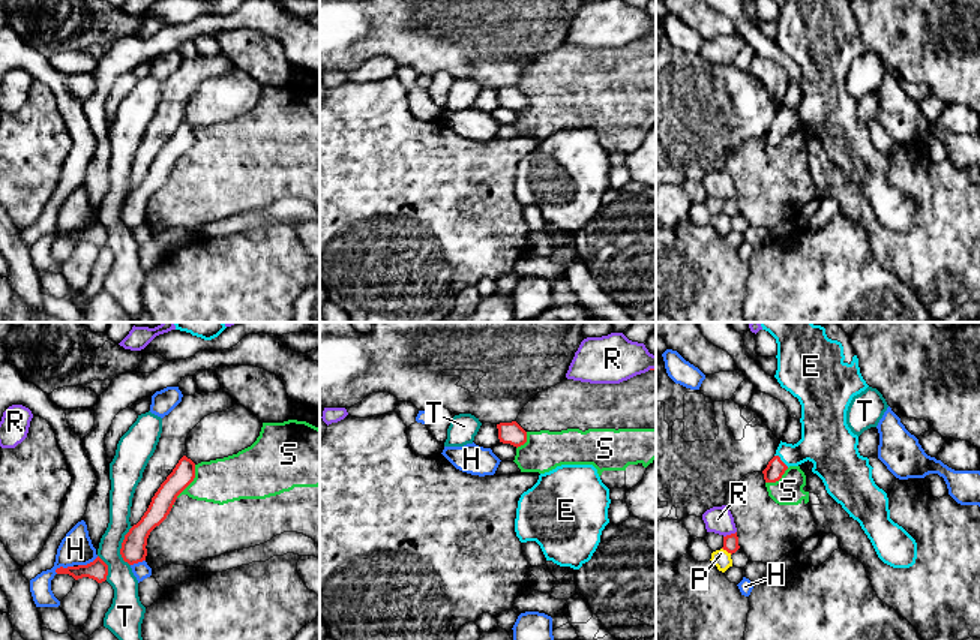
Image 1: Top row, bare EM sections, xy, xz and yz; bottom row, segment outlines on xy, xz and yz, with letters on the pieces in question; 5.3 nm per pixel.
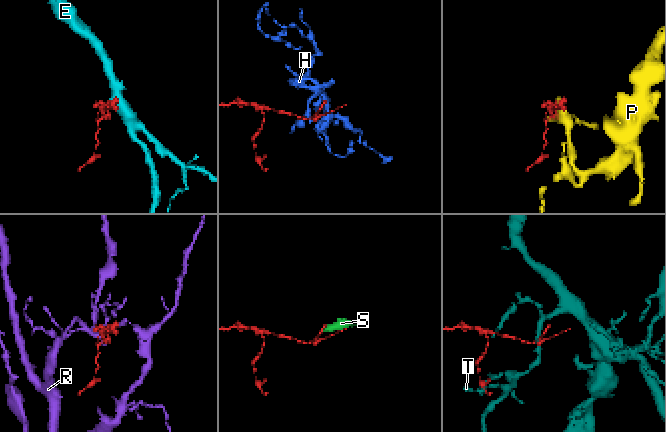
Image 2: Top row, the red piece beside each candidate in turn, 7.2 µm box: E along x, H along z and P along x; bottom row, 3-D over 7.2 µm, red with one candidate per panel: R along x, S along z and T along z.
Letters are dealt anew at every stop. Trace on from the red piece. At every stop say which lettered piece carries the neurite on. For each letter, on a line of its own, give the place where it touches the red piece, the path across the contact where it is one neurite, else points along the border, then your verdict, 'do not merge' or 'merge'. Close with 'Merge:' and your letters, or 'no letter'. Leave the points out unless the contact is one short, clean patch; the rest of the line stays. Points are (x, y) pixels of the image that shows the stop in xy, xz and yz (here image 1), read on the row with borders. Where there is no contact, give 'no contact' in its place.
E: meets red in yz at (781, 460); runs through yz (776, 468), (781, 460), (823, 442); merge
H: meets red in xy at (62, 567); do not merge
P: meets red in yz at (727, 550); do not merge
R: meets red in yz at (731, 534); do not merge
S: meets red in xy at (191, 481); border along xy (195, 465), (195, 477), (176, 496); do not merge
T: meets red in xy at (122, 546); do not merge
Merge: E

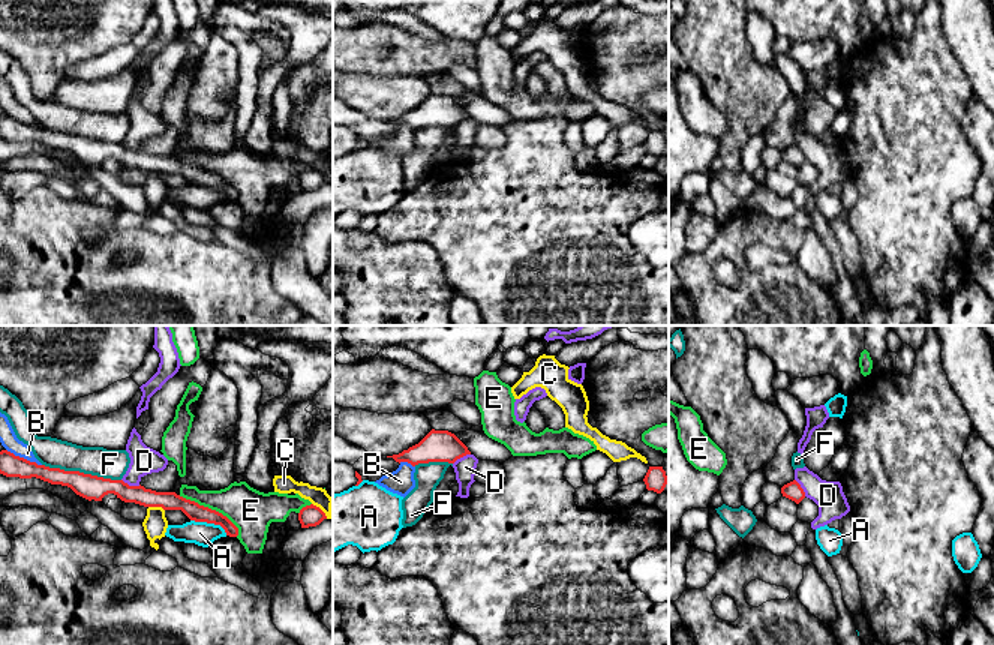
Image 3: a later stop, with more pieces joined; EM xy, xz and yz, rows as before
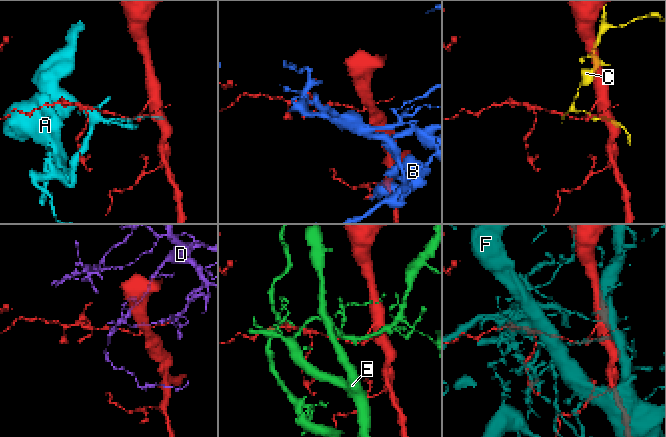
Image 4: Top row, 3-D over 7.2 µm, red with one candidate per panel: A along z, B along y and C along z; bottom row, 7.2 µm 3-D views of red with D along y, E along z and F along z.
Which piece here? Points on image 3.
A: meets red in xy at (210, 522); do not merge
B: meets red in xy at (23, 458); do not merge
C: meets red in xy at (156, 506); do not merge
D: meets red in xy at (131, 486); border along xy (122, 479), (129, 485), (140, 485); do not merge
E: meets red in xy at (210, 509); do not merge
F: meets red in xy at (81, 473); do not merge
Merge: no letter

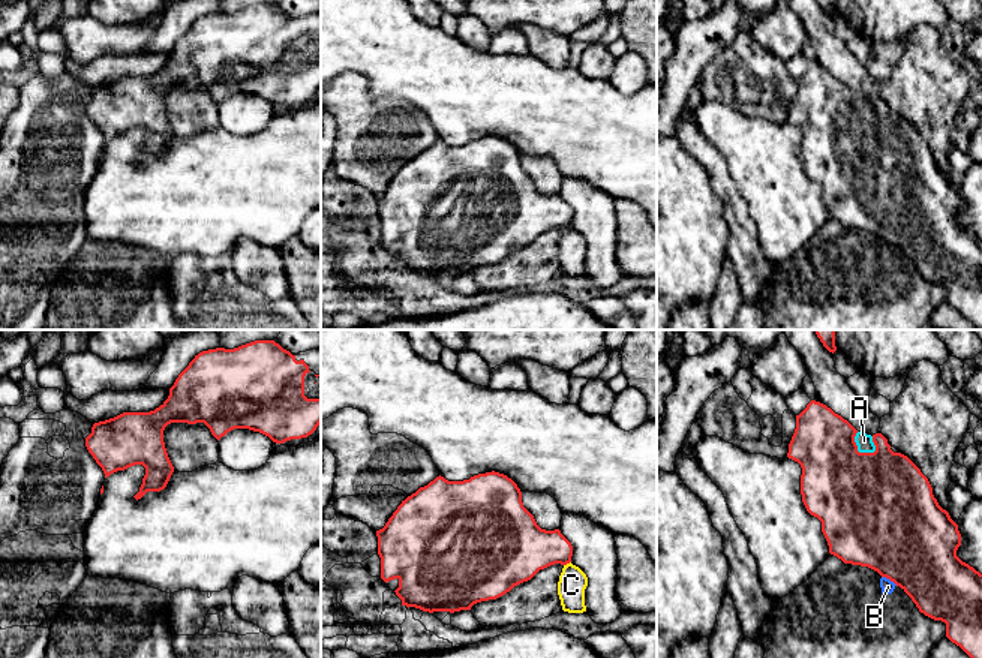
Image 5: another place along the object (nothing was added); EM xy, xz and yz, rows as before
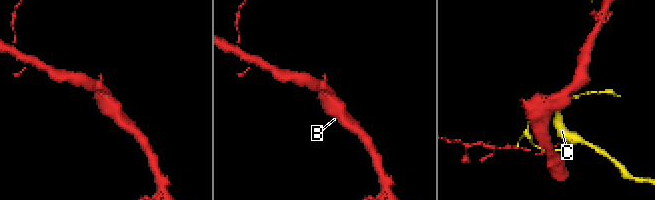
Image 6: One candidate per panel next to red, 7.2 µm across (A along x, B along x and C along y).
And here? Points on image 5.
A: meets red in yz at (856, 448); merge
B: meets red in yz at (889, 579); border along yz (882, 576), (897, 585); do not merge
C: meets red in xz at (567, 562); do not merge
Merge: A

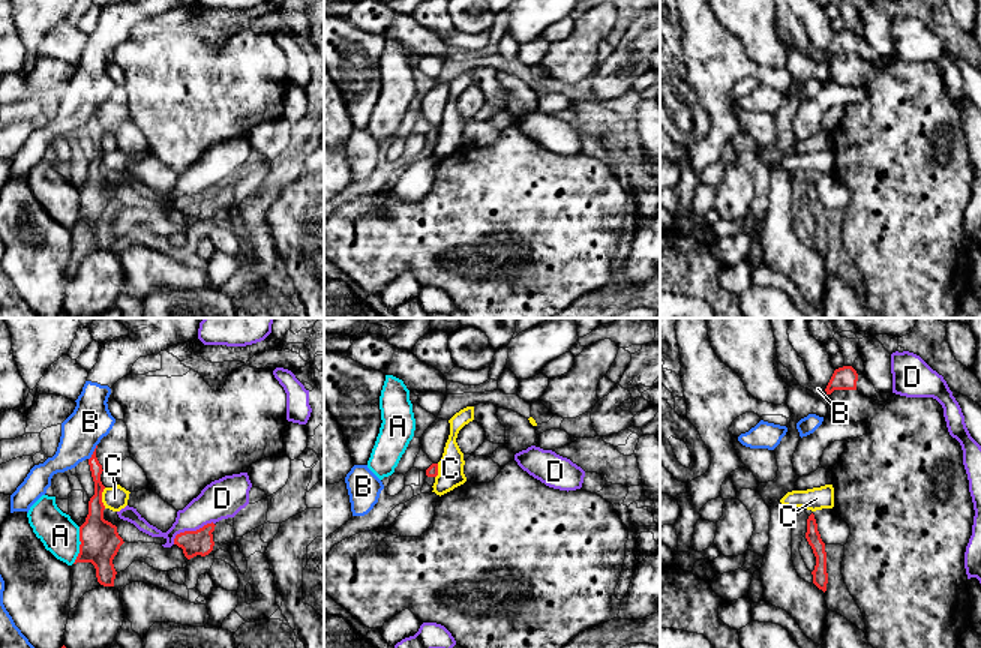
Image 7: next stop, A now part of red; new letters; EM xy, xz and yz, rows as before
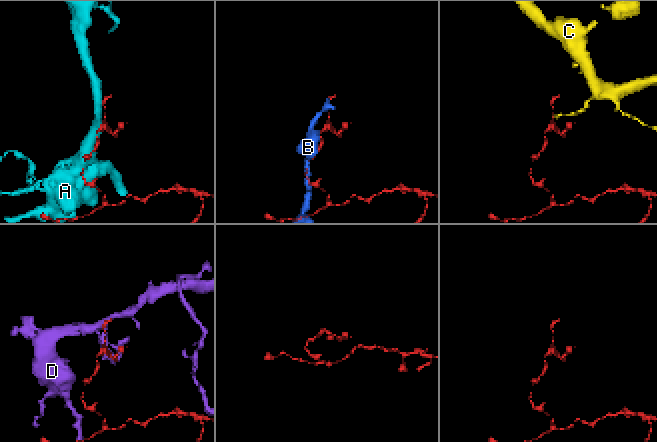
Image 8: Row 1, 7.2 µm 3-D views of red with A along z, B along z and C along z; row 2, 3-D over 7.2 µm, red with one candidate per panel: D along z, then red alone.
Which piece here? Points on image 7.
A: meets red in xy at (80, 545); border along xy (80, 527), (80, 552), (72, 563); do not merge
B: meets red in xy at (93, 452); do not merge
C: meets red in xy at (101, 498); border along xy (105, 488), (102, 492), (104, 507); do not merge
D: meets red in xy at (191, 531); do not merge
Merge: no letter

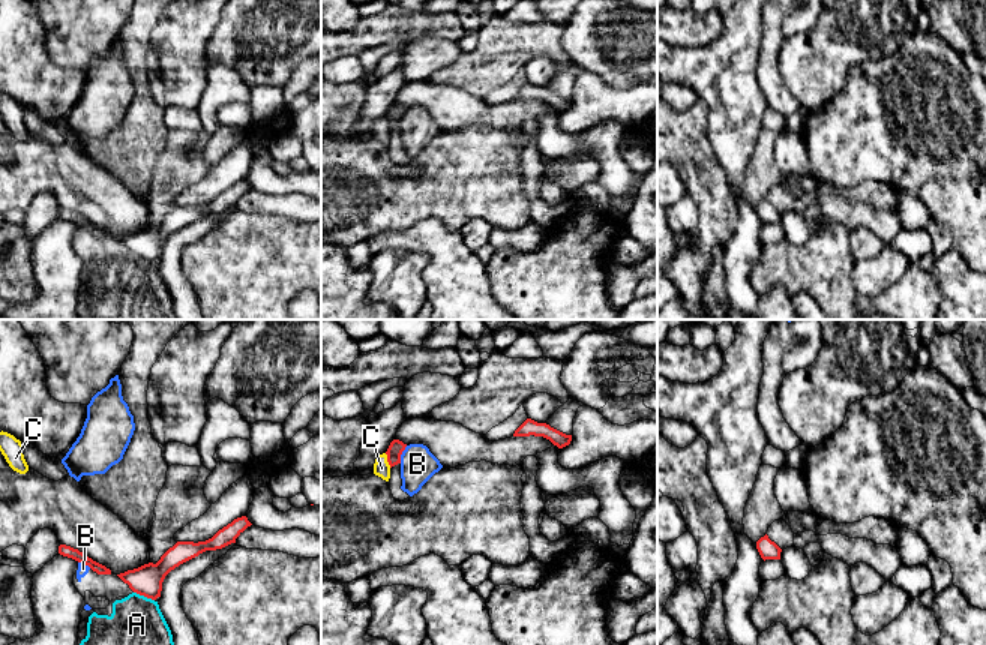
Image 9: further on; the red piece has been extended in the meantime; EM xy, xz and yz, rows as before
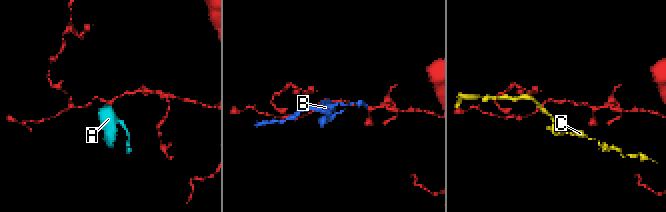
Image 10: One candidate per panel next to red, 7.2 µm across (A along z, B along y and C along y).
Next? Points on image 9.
A: meets red in xy at (144, 596); border along xy (134, 591), (153, 600); do not merge
B: meets red in xz at (401, 453); border along xz (407, 446), (399, 462); do not merge
C: meets red in xz at (387, 461); do not merge
Merge: no letter

